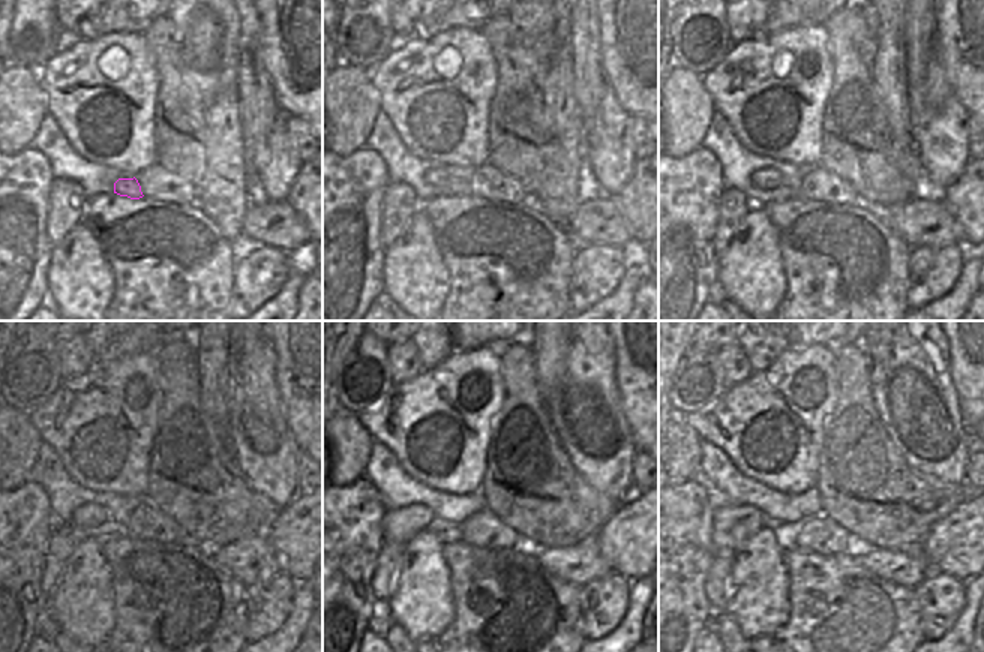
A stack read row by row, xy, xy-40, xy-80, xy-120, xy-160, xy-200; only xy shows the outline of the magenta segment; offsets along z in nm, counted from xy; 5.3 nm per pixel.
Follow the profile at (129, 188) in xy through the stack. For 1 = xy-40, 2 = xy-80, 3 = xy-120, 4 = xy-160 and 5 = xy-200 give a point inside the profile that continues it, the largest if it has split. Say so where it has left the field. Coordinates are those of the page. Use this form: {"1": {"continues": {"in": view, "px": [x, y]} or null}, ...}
{"1": {"continues": {"in": "xy-40", "px": [435, 177]}}, "2": {"continues": {"in": "xy-80", "px": [765, 179]}}, "3": {"continues": {"in": "xy-120", "px": [84, 516]}}, "4": {"continues": {"in": "xy-160", "px": [399, 525]}}, "5": {"continues": {"in": "xy-200", "px": [732, 525]}}}

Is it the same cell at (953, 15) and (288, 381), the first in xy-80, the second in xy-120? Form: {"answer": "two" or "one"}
{"answer": "one"}

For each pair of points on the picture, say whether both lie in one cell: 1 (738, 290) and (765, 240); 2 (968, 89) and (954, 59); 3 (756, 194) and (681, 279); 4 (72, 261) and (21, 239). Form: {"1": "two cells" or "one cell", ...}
{"1": "one cell", "2": "one cell", "3": "two cells", "4": "two cells"}

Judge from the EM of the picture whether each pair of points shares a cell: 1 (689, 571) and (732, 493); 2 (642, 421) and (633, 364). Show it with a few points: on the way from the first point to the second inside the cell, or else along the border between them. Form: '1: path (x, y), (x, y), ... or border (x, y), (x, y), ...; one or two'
1: border (699, 477), (713, 492), (717, 504); two
2: path (642, 408), (642, 378); one

